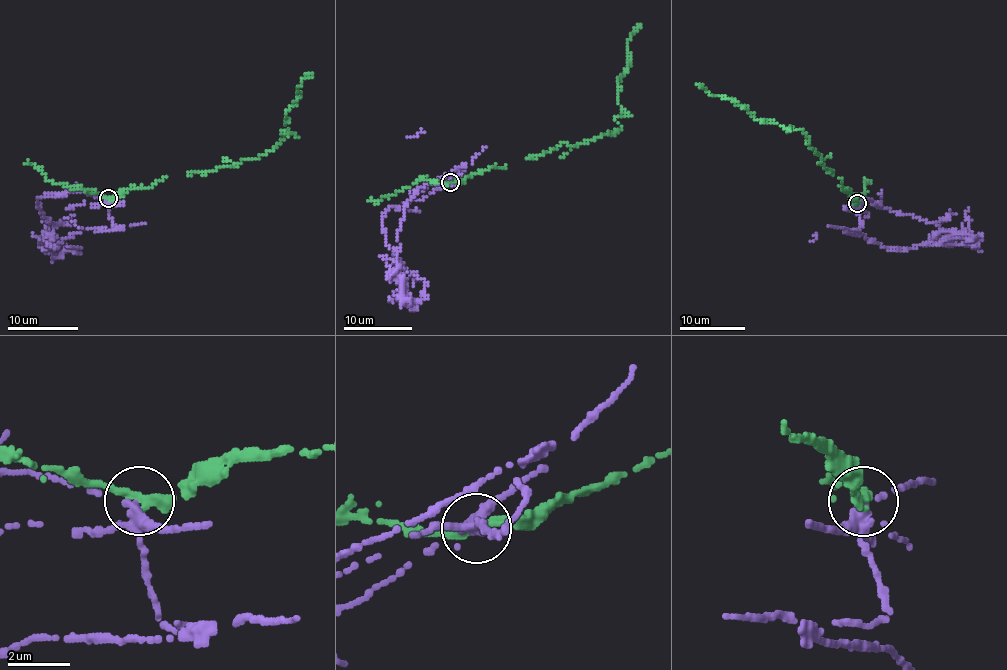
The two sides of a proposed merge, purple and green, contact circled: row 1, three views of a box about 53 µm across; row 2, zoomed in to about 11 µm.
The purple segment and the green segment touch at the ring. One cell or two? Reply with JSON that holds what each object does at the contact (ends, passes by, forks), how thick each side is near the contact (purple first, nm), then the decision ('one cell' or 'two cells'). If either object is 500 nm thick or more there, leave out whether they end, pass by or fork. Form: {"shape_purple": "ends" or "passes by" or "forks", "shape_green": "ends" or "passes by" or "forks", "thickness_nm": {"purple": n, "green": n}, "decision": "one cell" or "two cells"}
{"shape_purple": "forks", "shape_green": "passes by", "thickness_nm": {"purple": 260, "green": 320}, "decision": "two cells"}

